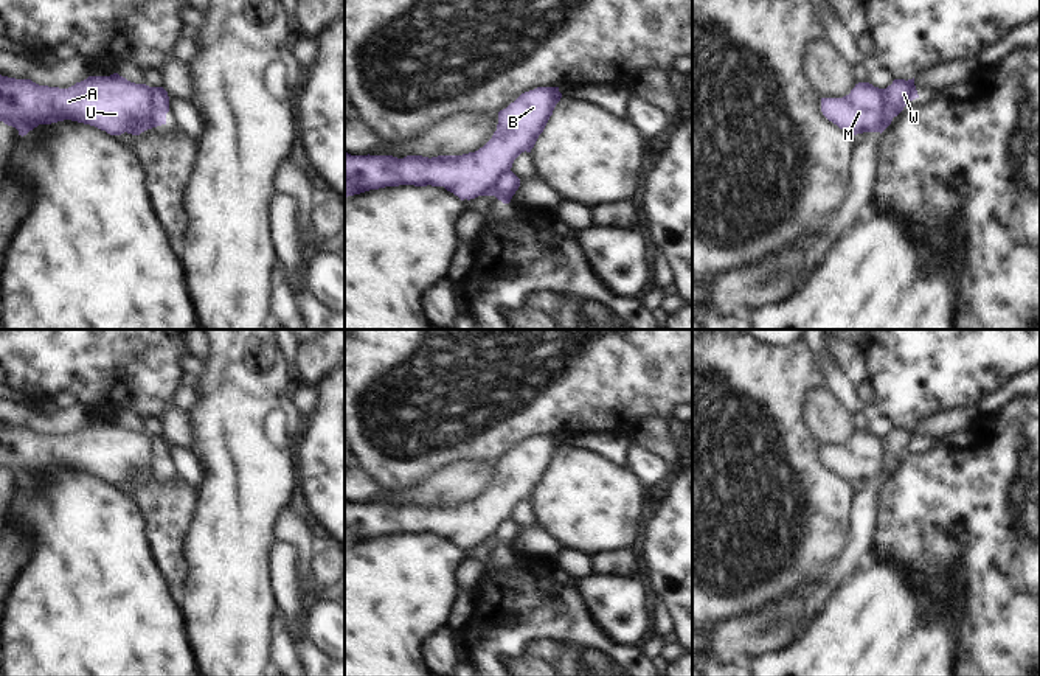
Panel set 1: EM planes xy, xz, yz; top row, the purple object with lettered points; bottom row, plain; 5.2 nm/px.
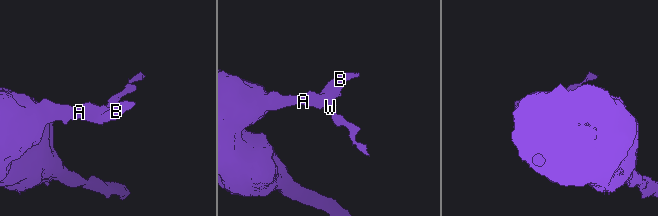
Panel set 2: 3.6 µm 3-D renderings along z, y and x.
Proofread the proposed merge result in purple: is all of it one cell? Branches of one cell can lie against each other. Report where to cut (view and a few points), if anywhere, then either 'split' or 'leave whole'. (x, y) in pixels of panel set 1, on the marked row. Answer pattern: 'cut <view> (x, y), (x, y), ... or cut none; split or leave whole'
cut xy (149, 87), (154, 97), (154, 108), (165, 115); split

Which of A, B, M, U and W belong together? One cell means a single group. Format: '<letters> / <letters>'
A B M U / W

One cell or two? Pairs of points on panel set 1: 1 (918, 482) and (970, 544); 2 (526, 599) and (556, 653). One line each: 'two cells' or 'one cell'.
1: one cell
2: one cell

